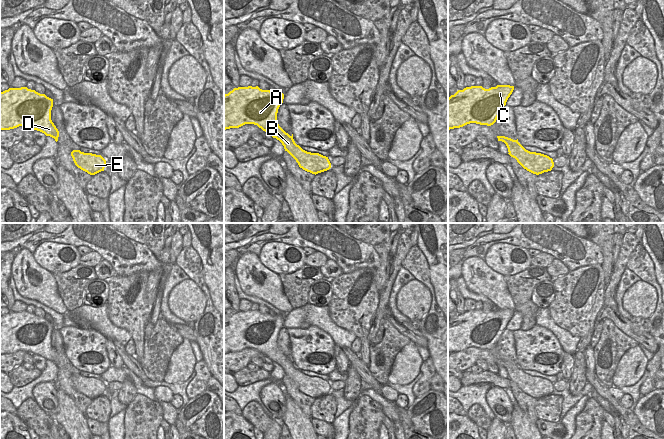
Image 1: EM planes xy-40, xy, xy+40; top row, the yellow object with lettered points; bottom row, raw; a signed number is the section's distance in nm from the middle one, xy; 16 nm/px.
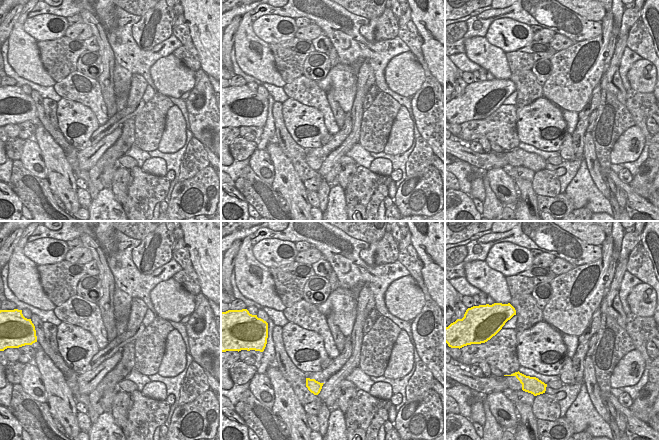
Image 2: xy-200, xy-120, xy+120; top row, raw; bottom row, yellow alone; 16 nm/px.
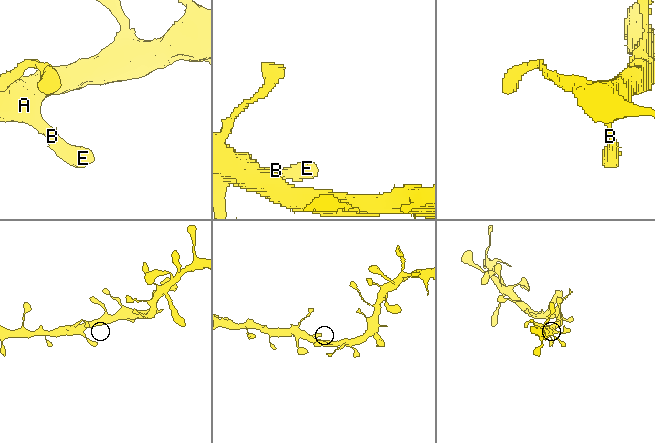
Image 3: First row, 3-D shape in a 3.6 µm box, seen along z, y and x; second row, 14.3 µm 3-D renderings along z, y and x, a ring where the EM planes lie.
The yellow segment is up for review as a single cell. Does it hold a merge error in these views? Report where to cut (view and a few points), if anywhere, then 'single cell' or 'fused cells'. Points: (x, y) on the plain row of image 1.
no cut; single cell

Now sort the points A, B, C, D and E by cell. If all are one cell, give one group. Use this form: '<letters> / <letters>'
A B C D E

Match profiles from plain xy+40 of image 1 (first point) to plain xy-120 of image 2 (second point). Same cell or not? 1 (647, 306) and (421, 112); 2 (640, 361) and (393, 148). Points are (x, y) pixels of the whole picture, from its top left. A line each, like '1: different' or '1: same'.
1: different
2: same

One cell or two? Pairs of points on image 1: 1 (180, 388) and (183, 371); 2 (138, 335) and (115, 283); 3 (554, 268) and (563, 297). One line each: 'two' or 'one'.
1: two
2: one
3: two

